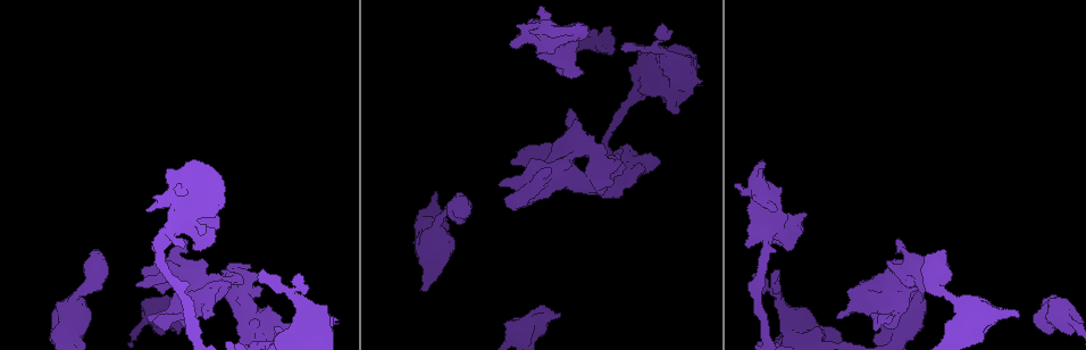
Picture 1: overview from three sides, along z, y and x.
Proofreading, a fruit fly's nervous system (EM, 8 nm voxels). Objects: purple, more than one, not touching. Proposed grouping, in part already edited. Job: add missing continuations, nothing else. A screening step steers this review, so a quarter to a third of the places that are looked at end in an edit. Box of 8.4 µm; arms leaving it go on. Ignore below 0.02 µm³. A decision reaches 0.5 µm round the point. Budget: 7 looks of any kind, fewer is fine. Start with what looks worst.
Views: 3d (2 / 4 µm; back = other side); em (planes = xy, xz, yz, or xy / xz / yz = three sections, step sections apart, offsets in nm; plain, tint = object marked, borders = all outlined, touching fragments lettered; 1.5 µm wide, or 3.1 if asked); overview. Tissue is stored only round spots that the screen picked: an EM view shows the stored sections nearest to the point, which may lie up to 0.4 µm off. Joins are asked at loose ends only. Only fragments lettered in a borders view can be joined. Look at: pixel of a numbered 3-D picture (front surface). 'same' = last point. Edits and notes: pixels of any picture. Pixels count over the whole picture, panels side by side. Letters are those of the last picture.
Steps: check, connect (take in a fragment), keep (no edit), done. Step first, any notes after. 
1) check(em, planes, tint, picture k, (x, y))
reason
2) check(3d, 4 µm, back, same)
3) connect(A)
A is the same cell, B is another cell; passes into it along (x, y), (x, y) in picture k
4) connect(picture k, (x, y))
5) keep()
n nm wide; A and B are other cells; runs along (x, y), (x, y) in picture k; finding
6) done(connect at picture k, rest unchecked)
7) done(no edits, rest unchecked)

check(em, planes, borders, picture 1, (667, 29))
tapers out

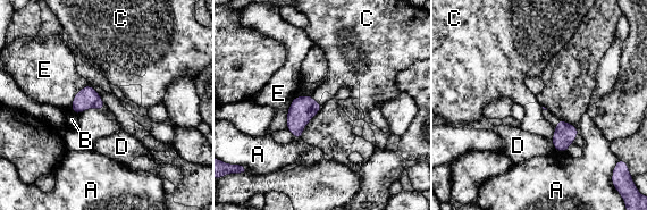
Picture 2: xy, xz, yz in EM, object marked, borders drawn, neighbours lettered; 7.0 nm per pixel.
keep()
A, B, C, D and E are other cells; border along (311, 95), (319, 102) in picture 2; none of them fits

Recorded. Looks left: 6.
check(3d, 2 µm, picture 1, (774, 208))
an open end

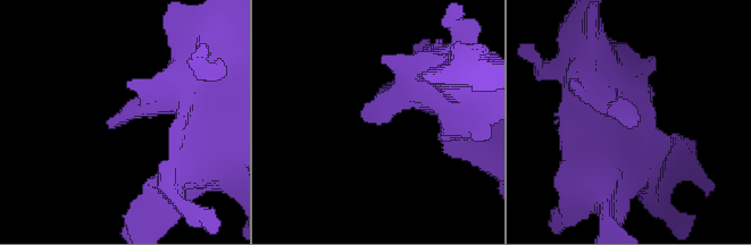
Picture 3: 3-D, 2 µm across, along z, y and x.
check(em, planes, tint, picture 3, (108, 125))
now the EM

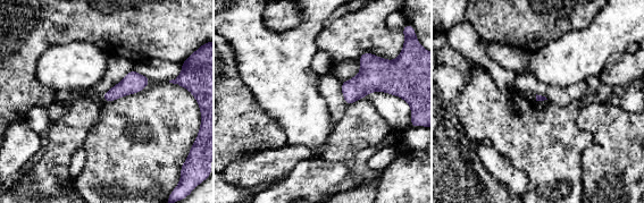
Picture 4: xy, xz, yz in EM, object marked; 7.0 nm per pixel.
check(em, planes, borders, same)

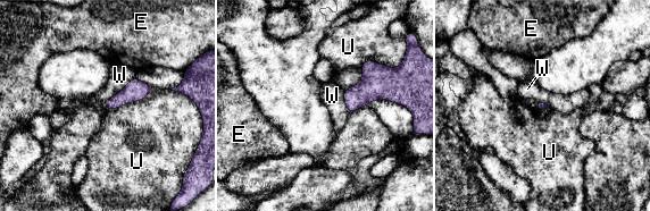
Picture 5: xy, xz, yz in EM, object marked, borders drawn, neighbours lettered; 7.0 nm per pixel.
keep()
E, U and W are other cells; border along (153, 87), (141, 100), (106, 110) in picture 5; no lettered fragment goes on from it

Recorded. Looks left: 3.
check(3d, 4 µm, picture 1, (180, 325))

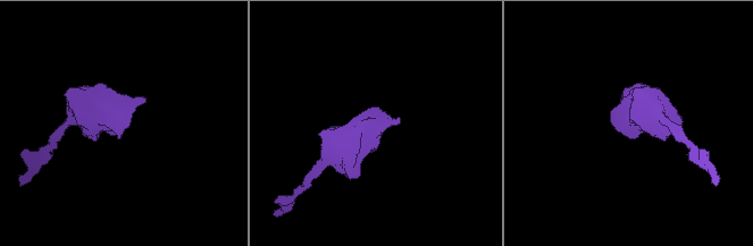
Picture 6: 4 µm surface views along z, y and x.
check(em, xy, step 8, borders, picture 6, (127, 124))

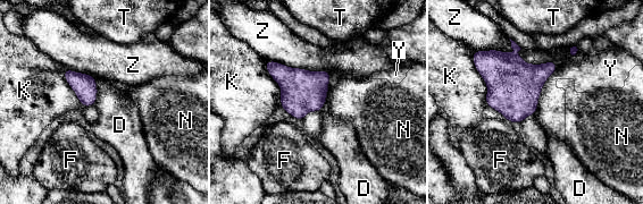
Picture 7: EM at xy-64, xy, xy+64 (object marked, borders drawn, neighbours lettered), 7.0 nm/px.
keep()
D, F, K, N, T, Y and Z are other cells; no lettered fragment goes on from it

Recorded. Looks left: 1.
done(no edits, rest unchecked)

